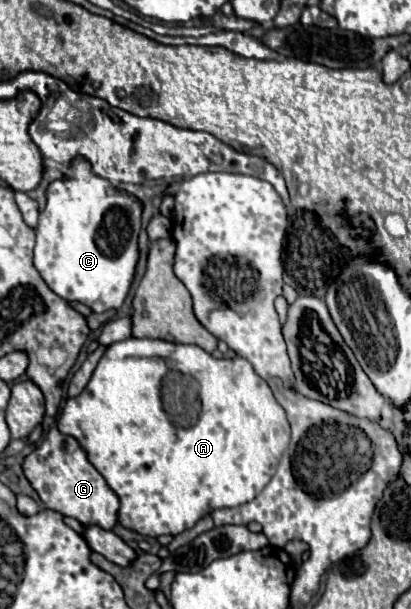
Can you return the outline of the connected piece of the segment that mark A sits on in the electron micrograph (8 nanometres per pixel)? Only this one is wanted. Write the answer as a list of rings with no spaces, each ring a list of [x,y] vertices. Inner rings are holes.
[[[134,336],[108,346],[82,394],[66,400],[58,416],[58,430],[80,442],[106,484],[118,494],[118,522],[154,538],[162,534],[176,536],[212,510],[254,500],[274,476],[278,458],[290,442],[286,412],[274,400],[268,384],[254,374],[250,362],[240,356],[216,360],[198,346]]]

